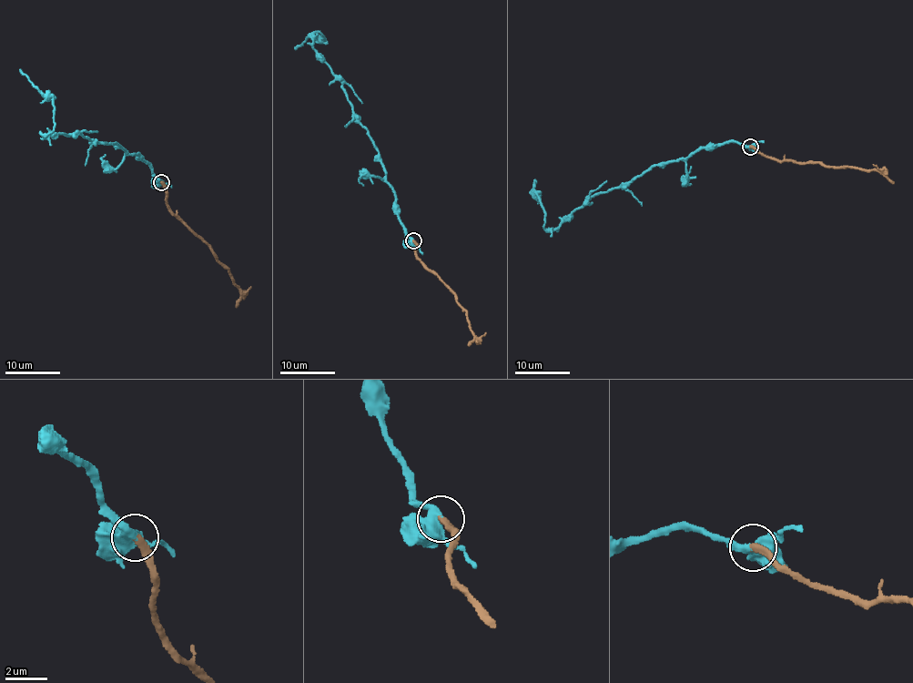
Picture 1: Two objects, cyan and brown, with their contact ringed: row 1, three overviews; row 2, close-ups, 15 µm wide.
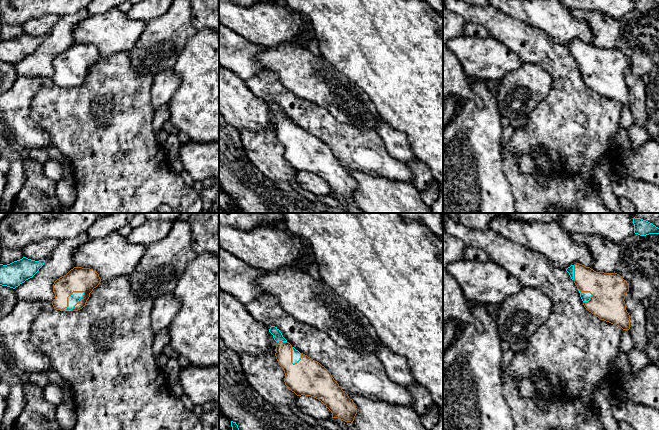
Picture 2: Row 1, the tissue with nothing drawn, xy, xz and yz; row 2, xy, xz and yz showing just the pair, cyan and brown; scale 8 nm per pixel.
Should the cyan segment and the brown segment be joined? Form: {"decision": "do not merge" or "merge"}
{"decision": "merge"}

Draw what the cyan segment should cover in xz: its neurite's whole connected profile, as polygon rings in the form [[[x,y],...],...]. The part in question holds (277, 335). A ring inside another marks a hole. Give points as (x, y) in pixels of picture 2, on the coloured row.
[[[271,326],[269,332],[276,341],[276,359],[285,373],[284,382],[297,396],[311,396],[321,401],[332,413],[332,418],[353,423],[357,408],[342,390],[331,373],[319,362],[296,350]]]

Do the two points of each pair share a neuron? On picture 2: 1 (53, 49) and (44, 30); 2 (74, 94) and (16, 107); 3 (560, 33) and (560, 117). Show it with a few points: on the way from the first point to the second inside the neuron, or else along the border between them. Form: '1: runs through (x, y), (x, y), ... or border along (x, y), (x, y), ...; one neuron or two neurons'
1: border along (60, 17), (45, 36); two neurons
2: border along (45, 86), (31, 103), (30, 118), (37, 126); two neurons
3: border along (541, 29), (554, 41), (565, 45); two neurons

